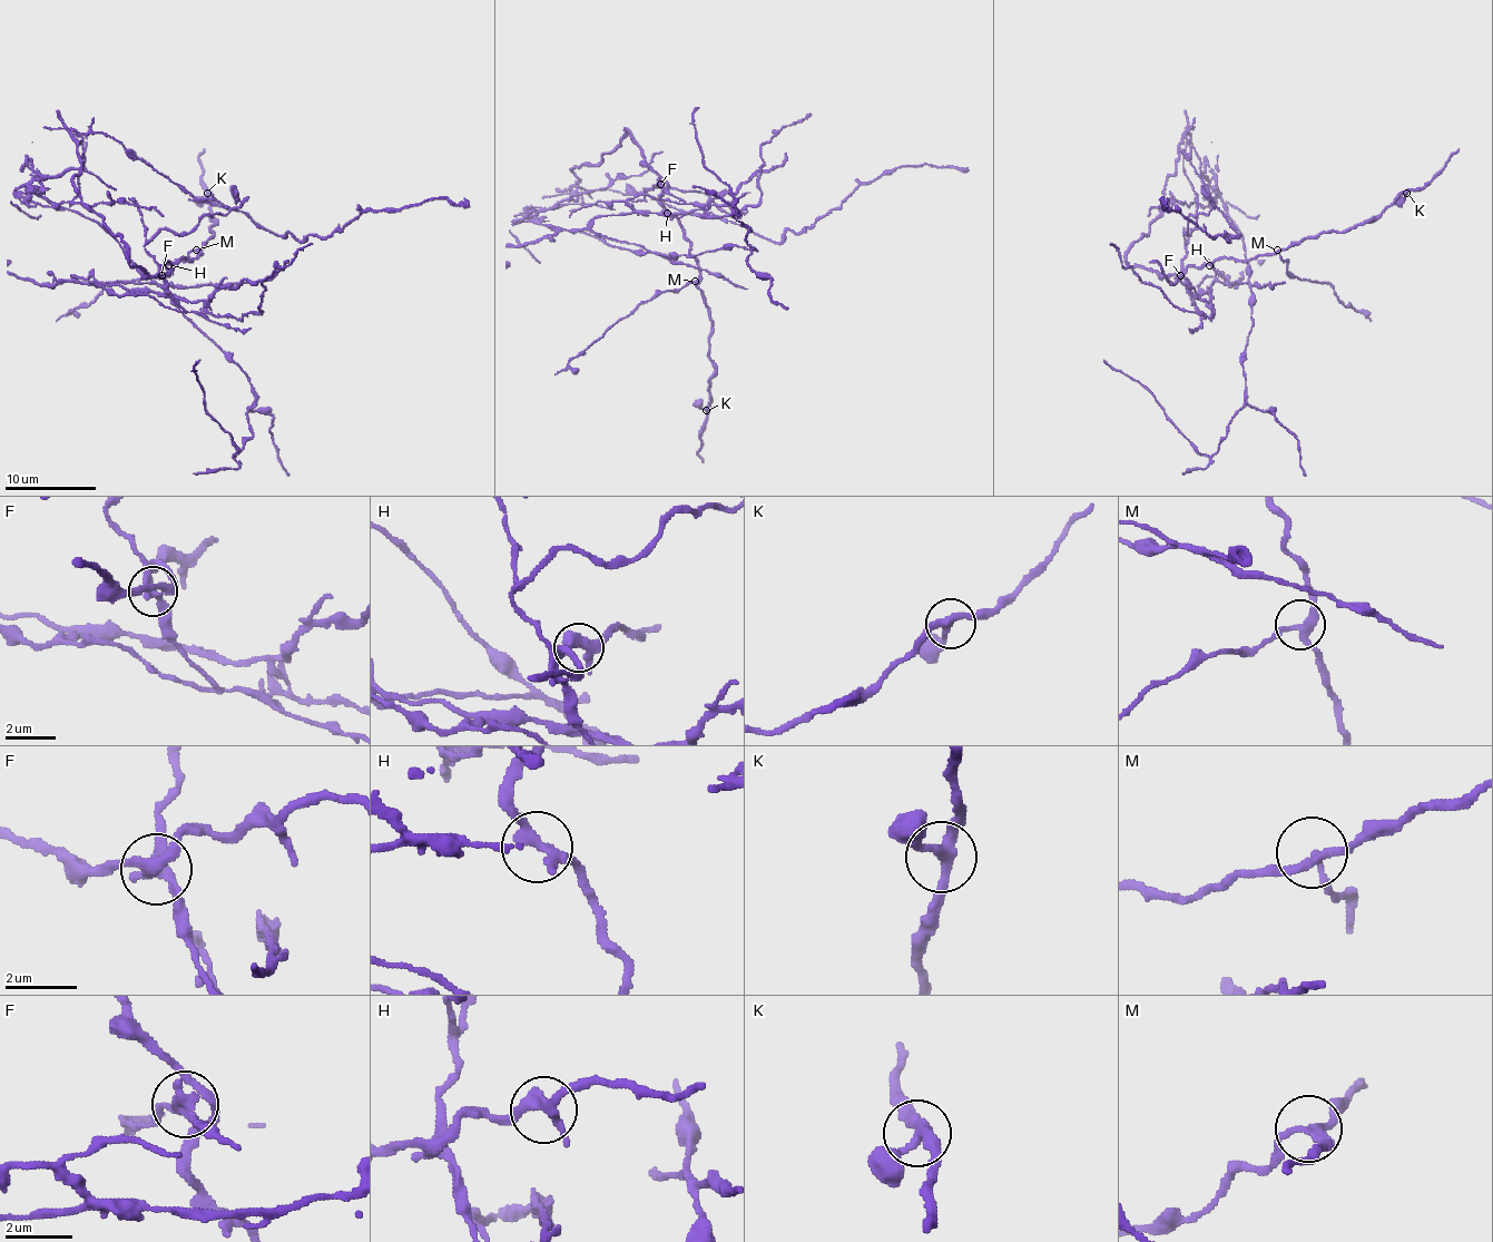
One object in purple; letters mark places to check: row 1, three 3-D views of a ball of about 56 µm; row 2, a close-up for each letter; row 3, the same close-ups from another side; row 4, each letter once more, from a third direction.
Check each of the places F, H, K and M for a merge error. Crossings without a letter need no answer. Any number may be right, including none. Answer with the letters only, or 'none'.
F, M

